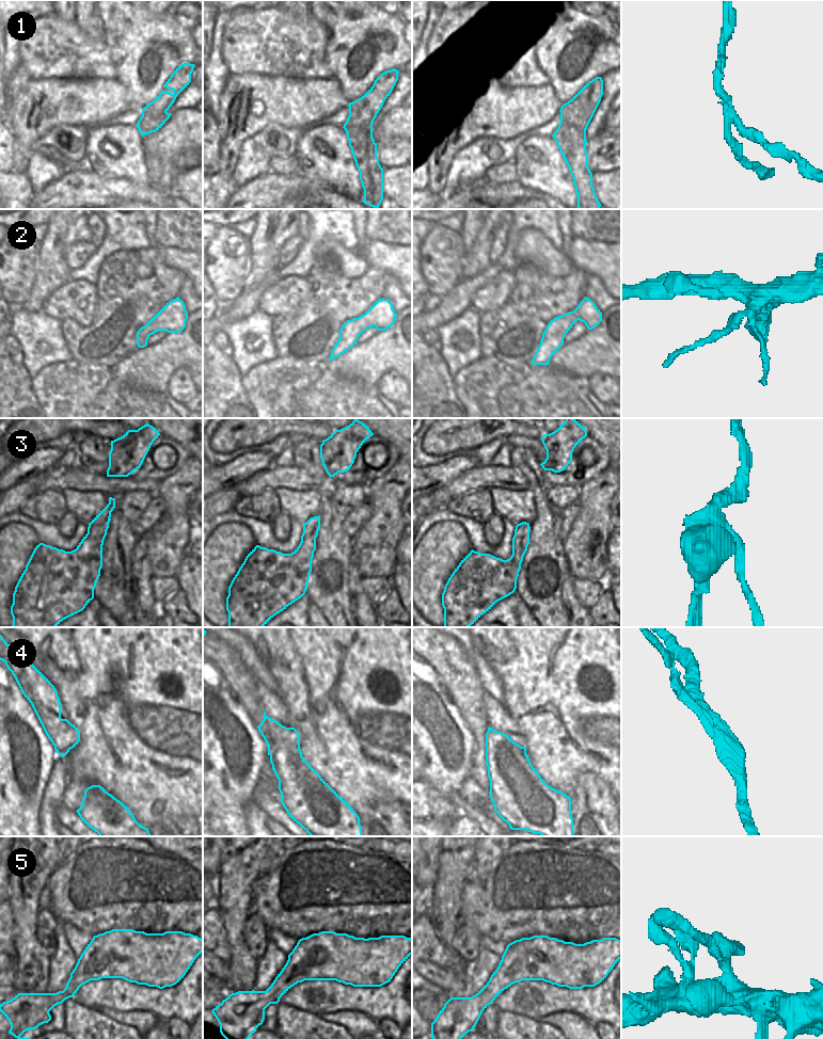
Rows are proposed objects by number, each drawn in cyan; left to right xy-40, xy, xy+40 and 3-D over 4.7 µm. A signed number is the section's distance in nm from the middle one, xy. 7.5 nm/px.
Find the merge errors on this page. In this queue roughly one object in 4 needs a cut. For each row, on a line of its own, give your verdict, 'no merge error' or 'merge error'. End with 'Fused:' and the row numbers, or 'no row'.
1: merge error
2: no merge error
3: merge error
4: merge error
5: no merge error
Fused: 1, 3, 4

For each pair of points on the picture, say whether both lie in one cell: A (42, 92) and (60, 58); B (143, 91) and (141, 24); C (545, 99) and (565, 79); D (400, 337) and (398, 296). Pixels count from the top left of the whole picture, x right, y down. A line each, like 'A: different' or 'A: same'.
A: different
B: same
C: different
D: different

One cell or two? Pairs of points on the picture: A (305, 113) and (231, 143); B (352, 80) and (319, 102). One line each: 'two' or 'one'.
A: one
B: two

